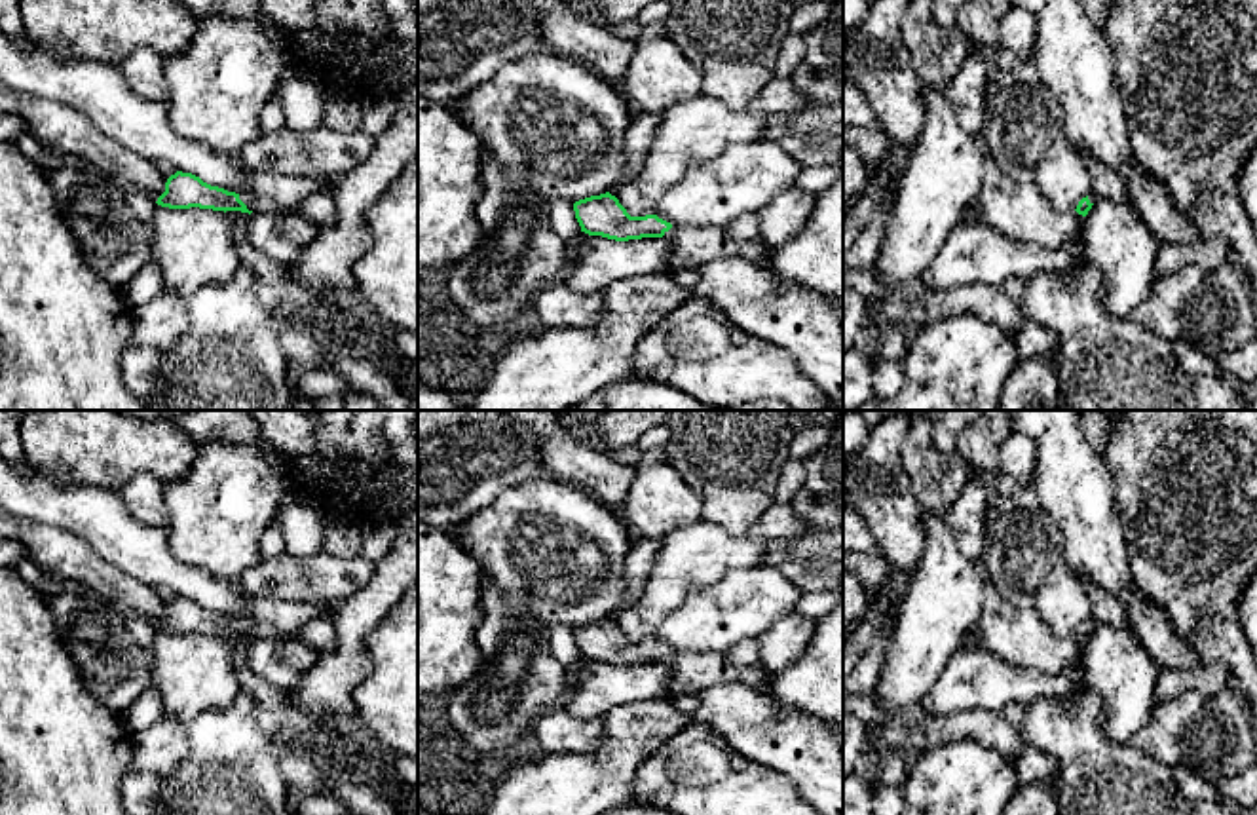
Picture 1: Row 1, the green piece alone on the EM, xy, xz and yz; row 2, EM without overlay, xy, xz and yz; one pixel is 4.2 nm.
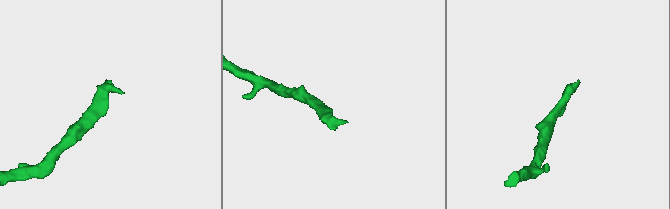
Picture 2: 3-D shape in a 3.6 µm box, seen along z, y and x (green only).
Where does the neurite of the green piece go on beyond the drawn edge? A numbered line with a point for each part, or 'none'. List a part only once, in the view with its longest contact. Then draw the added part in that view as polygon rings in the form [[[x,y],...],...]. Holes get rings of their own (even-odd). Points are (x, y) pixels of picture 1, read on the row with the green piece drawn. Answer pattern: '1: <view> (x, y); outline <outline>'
1: xy (270, 192); outline [[[239,161],[251,190],[239,194],[239,199],[253,213],[287,213],[300,207],[302,201],[321,190],[334,188],[338,177],[292,177],[273,171],[253,171]]]

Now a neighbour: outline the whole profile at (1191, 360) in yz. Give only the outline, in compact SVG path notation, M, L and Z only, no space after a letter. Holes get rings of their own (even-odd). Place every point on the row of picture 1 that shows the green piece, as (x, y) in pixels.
M1173 340L1170 344L1172 344L1172 350L1173 350L1173 355L1175 355L1179 367L1187 374L1191 374L1191 376L1196 376L1196 374L1219 376L1219 378L1227 380L1234 388L1234 391L1242 397L1246 384L1240 382L1234 374L1223 370L1217 365L1217 359L1208 357L1206 353L1202 353L1196 346L1192 346L1187 340Z

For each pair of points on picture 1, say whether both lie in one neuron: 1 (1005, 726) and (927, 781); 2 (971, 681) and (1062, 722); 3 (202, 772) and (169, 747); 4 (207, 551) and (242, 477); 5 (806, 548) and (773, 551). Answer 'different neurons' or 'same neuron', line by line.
1: different neurons
2: different neurons
3: different neurons
4: same neuron
5: same neuron

